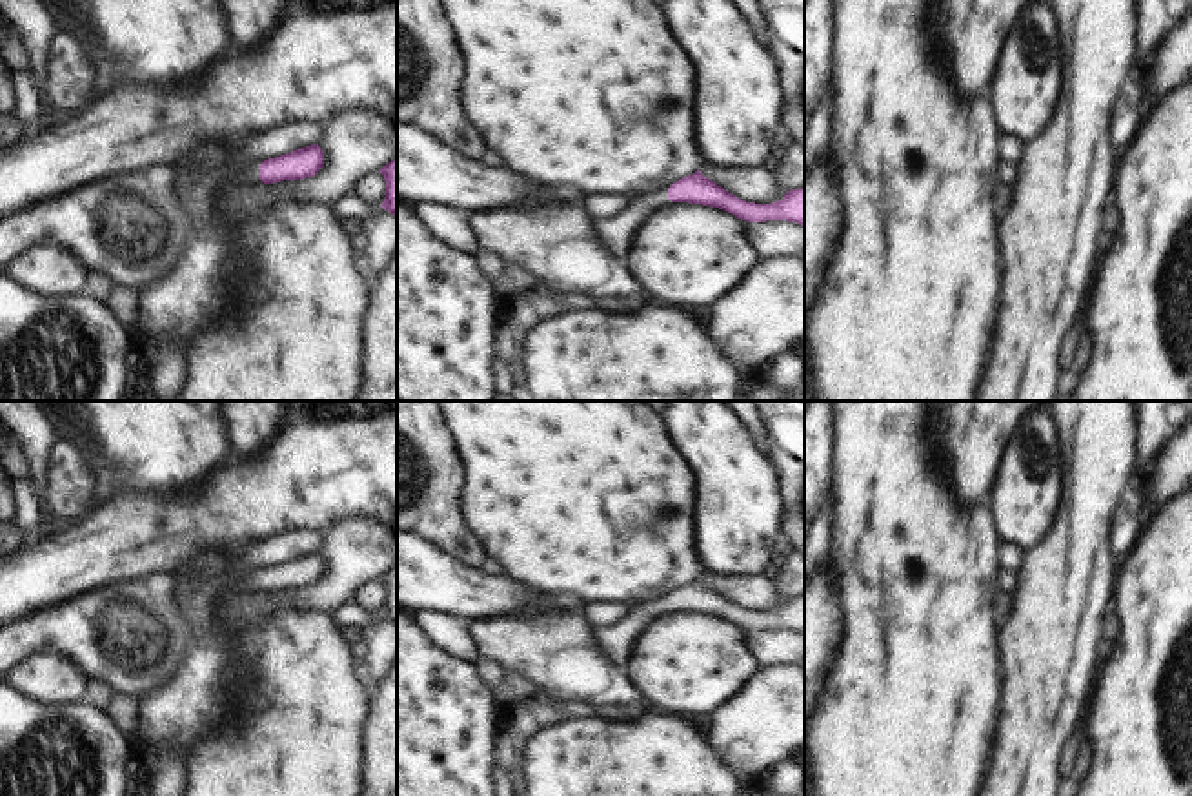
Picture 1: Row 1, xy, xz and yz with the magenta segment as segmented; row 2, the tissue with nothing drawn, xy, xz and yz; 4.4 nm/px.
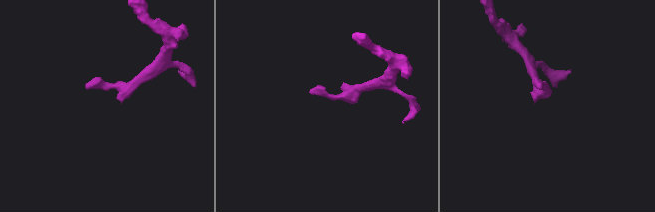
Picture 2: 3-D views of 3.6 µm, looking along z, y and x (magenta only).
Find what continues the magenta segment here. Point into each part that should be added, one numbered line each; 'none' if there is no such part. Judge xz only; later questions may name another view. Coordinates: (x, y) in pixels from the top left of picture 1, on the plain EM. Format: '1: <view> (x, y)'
1: xz (616, 642)

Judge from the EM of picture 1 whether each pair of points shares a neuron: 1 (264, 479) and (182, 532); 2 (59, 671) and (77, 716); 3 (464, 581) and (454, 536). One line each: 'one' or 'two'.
1: one
2: two
3: two

